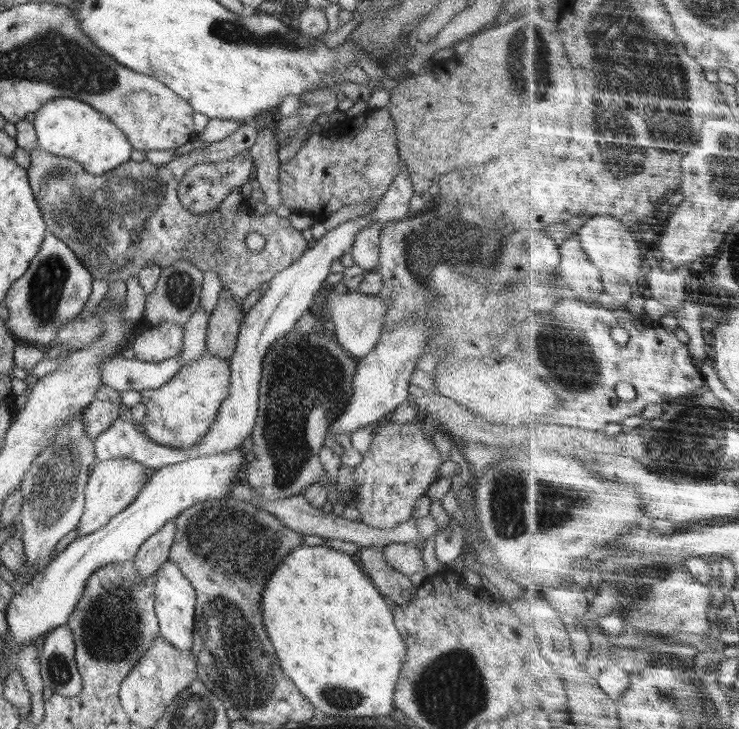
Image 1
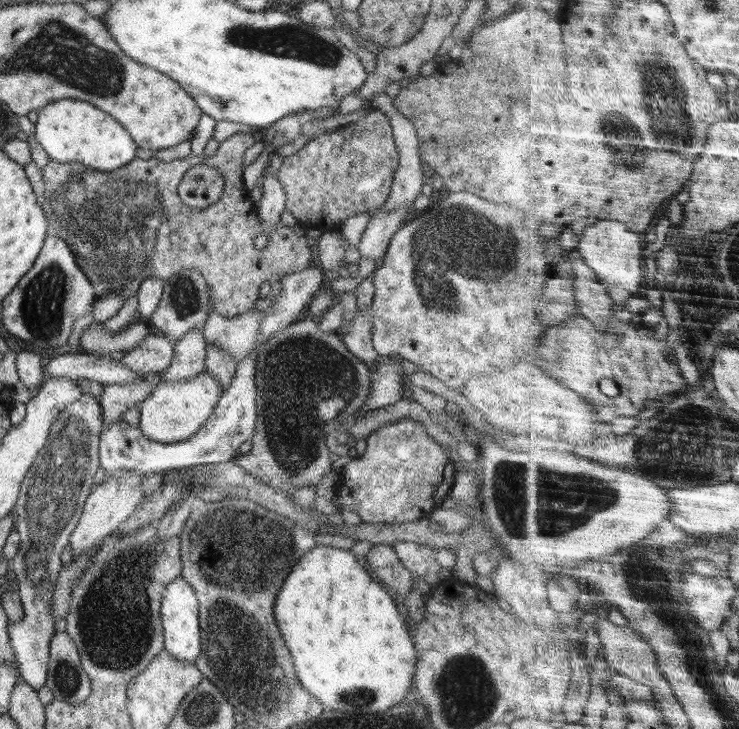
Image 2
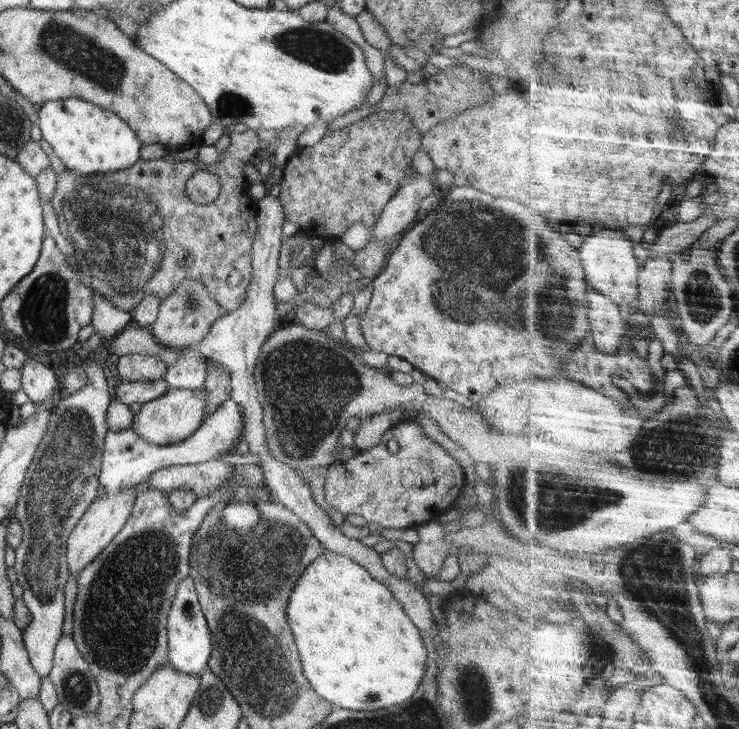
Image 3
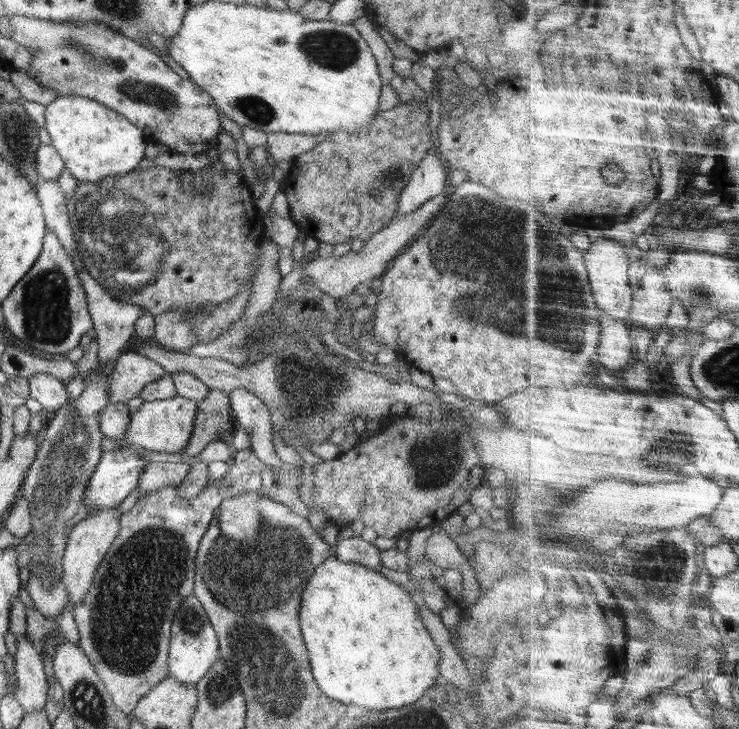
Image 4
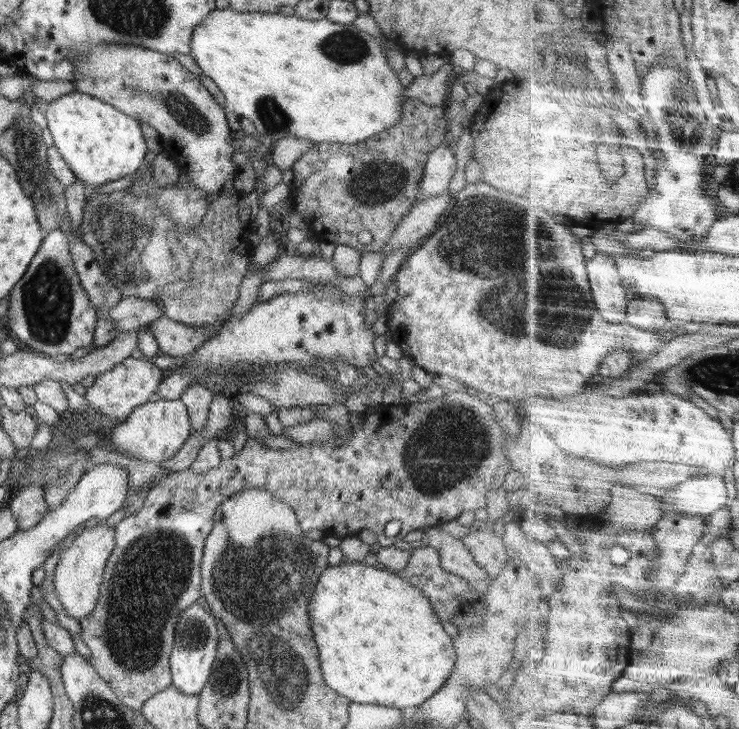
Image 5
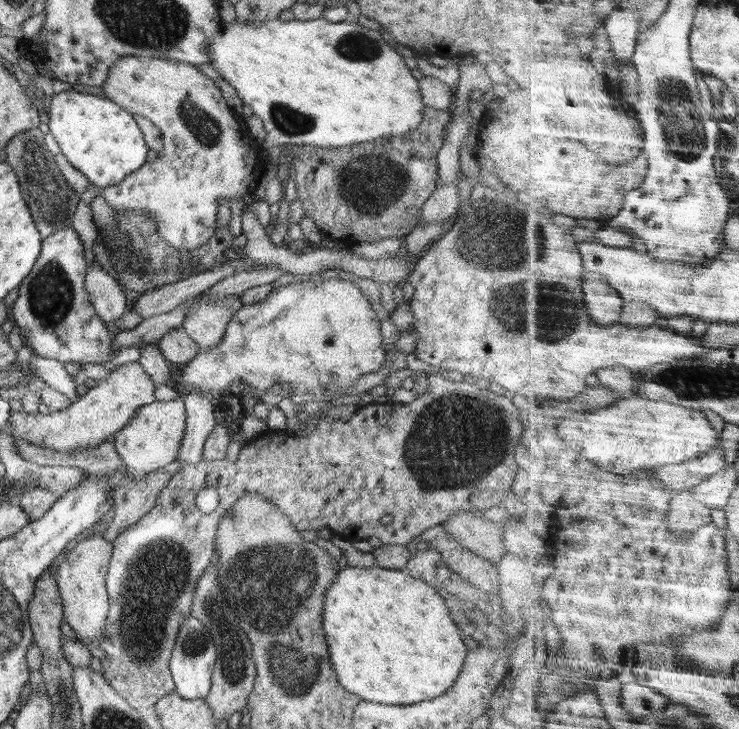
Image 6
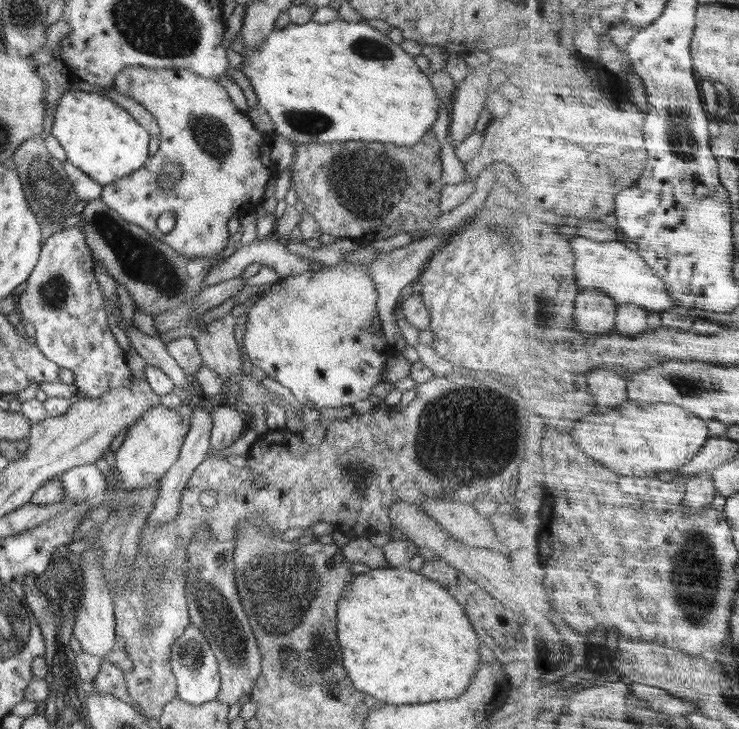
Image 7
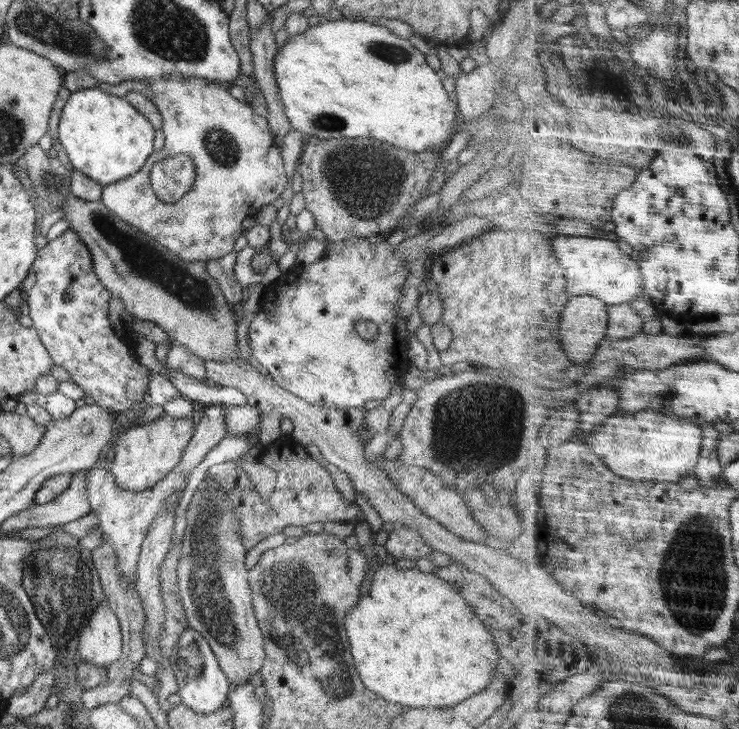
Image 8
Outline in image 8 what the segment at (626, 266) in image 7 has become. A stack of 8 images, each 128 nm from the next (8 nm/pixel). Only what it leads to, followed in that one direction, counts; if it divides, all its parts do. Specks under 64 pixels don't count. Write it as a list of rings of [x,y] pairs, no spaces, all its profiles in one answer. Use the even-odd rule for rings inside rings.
[[[559,235],[554,240],[555,251],[567,268],[571,296],[590,295],[600,297],[609,305],[634,302],[648,295],[643,277],[643,268],[632,254],[620,250],[616,241],[606,238]]]

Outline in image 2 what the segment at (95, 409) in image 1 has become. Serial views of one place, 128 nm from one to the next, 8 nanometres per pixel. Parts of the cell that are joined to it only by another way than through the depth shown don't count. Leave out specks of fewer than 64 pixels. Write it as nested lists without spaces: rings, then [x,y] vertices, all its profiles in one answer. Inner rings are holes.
[[[141,379],[124,386],[104,385],[104,390],[98,399],[105,424],[109,425],[122,420],[123,414],[136,403],[140,404],[158,383],[159,381]]]

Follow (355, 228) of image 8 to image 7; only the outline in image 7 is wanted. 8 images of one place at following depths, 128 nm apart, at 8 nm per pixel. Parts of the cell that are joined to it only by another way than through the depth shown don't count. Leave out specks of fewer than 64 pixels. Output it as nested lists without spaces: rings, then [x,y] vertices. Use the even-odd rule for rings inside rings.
[[[433,129],[427,130],[428,134],[424,134],[422,136],[422,140],[416,144],[416,146],[396,146],[392,144],[388,144],[388,146],[392,146],[392,150],[390,152],[384,152],[384,154],[378,154],[378,146],[374,146],[374,142],[354,142],[354,141],[347,141],[347,142],[336,142],[333,144],[323,144],[323,143],[305,143],[305,144],[298,144],[294,148],[294,157],[293,163],[290,166],[291,171],[291,180],[292,180],[292,187],[296,190],[297,195],[299,196],[300,200],[302,200],[302,204],[304,204],[306,213],[311,214],[314,217],[314,220],[319,224],[320,230],[322,233],[328,235],[331,234],[336,239],[341,238],[350,238],[354,241],[360,241],[363,243],[367,243],[369,241],[379,242],[380,244],[384,243],[386,238],[390,238],[390,236],[396,236],[396,234],[400,234],[403,232],[409,232],[414,234],[415,236],[419,236],[422,233],[432,233],[436,229],[436,224],[438,217],[442,215],[442,211],[439,208],[439,198],[441,197],[441,189],[443,188],[443,180],[441,179],[442,176],[442,167],[441,167],[441,147],[439,146],[439,142],[436,139],[435,134],[433,133]]]

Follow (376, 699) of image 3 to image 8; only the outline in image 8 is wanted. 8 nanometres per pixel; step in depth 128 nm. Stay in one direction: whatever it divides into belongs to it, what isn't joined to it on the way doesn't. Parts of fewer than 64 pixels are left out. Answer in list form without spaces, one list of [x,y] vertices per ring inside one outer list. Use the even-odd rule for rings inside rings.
[[[382,564],[375,572],[368,596],[362,596],[344,620],[353,663],[364,687],[396,705],[436,708],[460,704],[468,696],[484,690],[490,684],[490,670],[492,674],[496,670],[498,654],[490,632],[462,595],[439,576],[424,574],[416,568],[398,570],[394,565]]]

